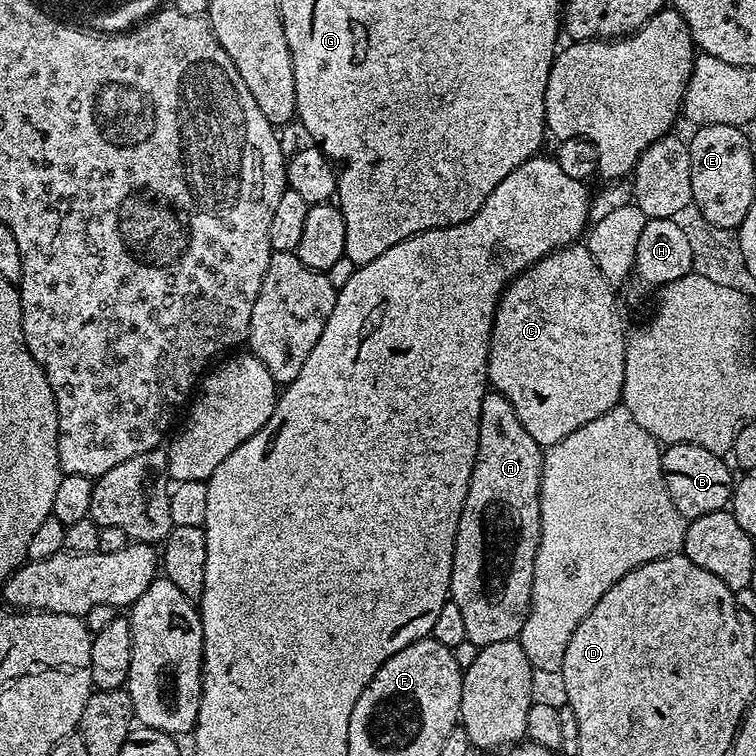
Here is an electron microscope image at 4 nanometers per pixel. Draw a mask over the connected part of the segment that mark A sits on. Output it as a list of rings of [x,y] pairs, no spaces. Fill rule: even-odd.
[[[495,390],[485,392],[478,422],[478,454],[458,522],[450,574],[450,598],[462,614],[466,640],[474,642],[479,649],[494,642],[517,639],[522,626],[528,621],[534,558],[540,541],[540,479],[544,454],[545,449],[530,438],[526,426],[522,426],[518,414],[514,414],[514,406],[506,402],[504,395]]]

